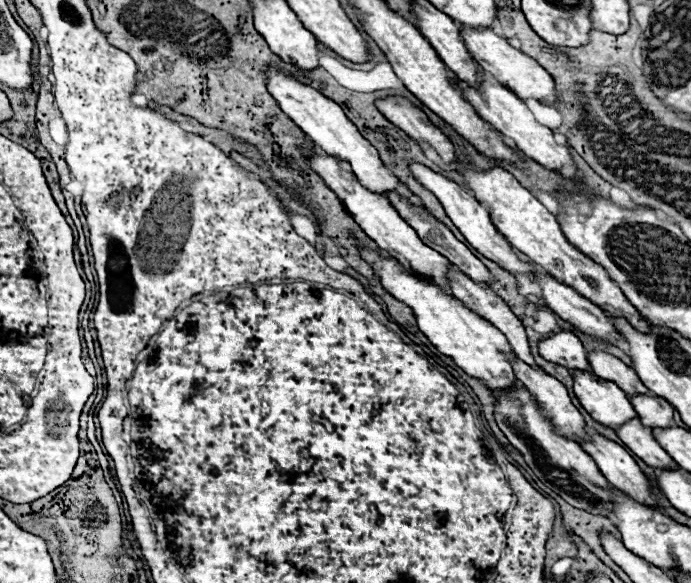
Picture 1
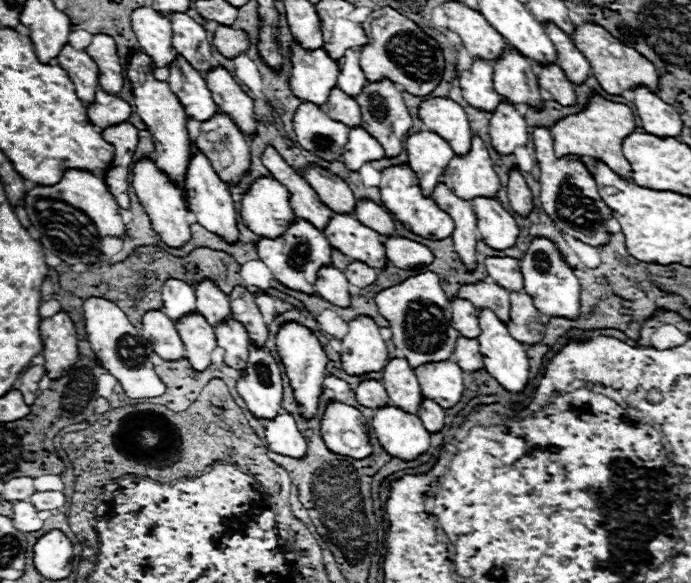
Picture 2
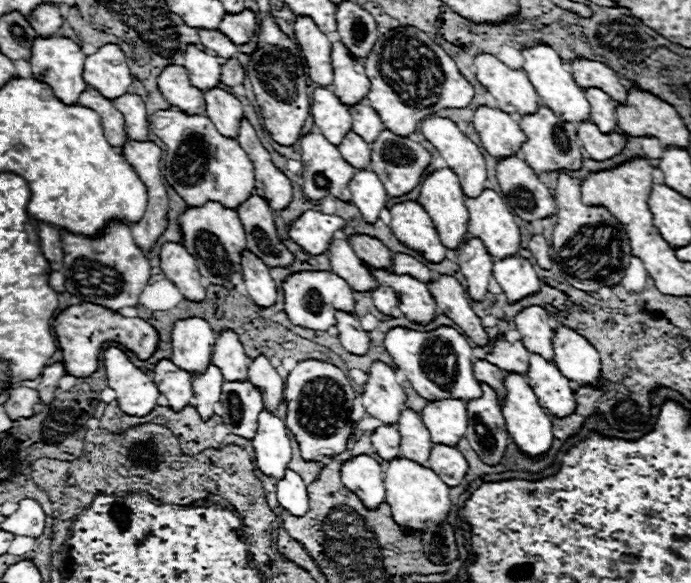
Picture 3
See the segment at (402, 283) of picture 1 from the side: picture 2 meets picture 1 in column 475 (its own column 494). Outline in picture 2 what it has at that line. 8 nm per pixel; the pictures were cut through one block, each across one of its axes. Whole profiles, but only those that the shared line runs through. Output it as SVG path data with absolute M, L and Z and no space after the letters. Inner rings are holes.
M482 308L478 312L478 326L480 326L480 336L478 336L480 354L482 354L482 362L488 370L488 374L494 376L510 392L524 390L524 386L528 384L528 370L530 370L526 346L520 344L516 338L512 338L506 324L488 308Z

